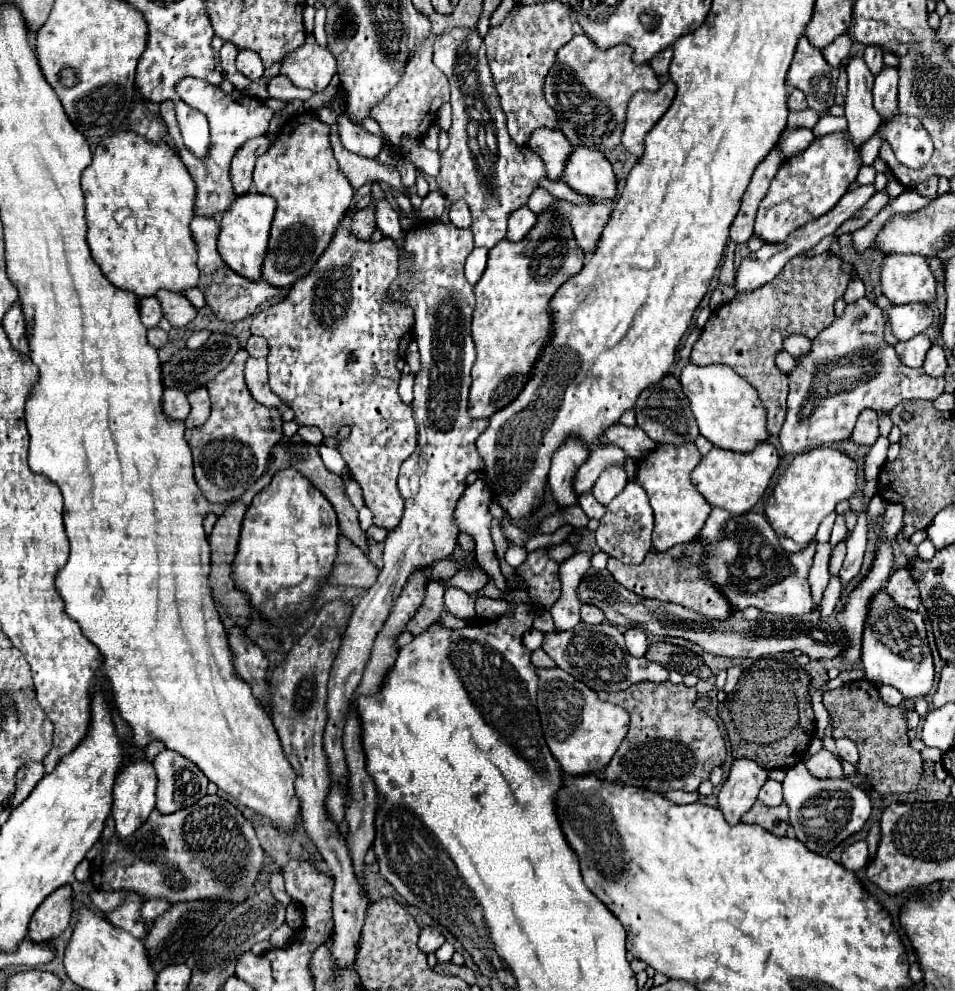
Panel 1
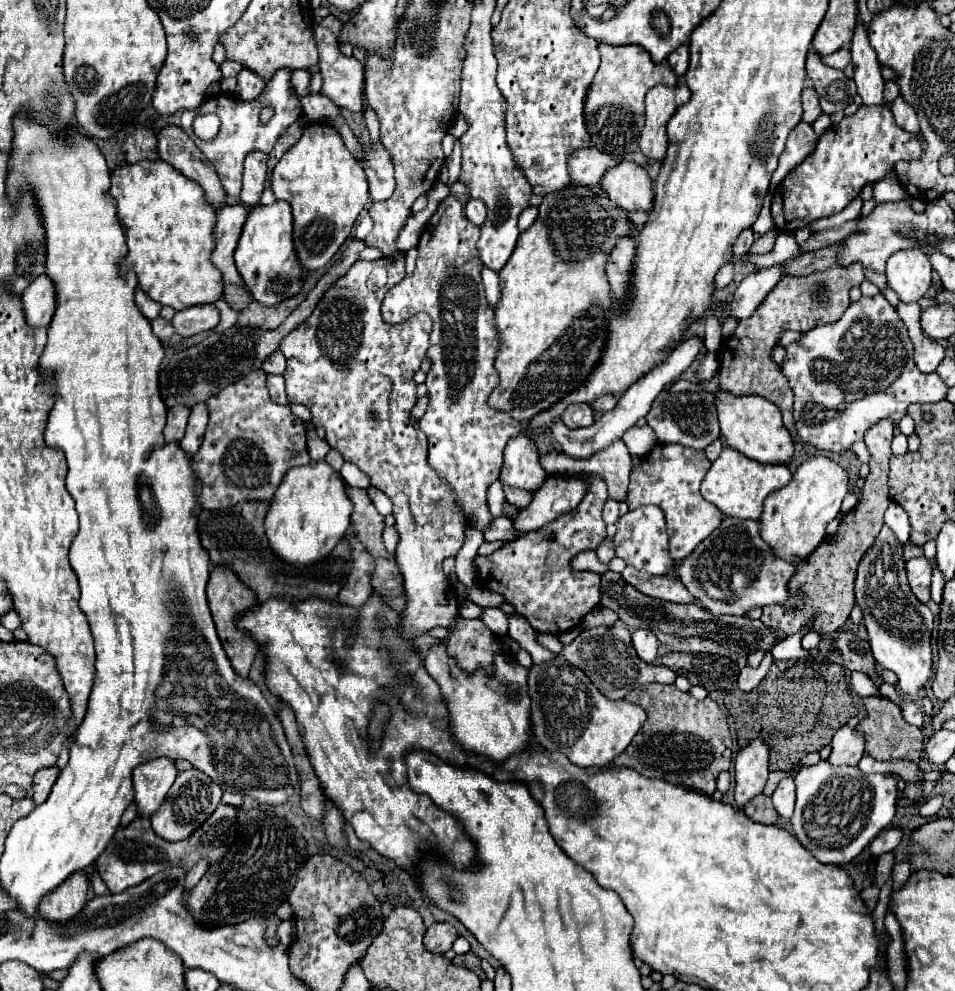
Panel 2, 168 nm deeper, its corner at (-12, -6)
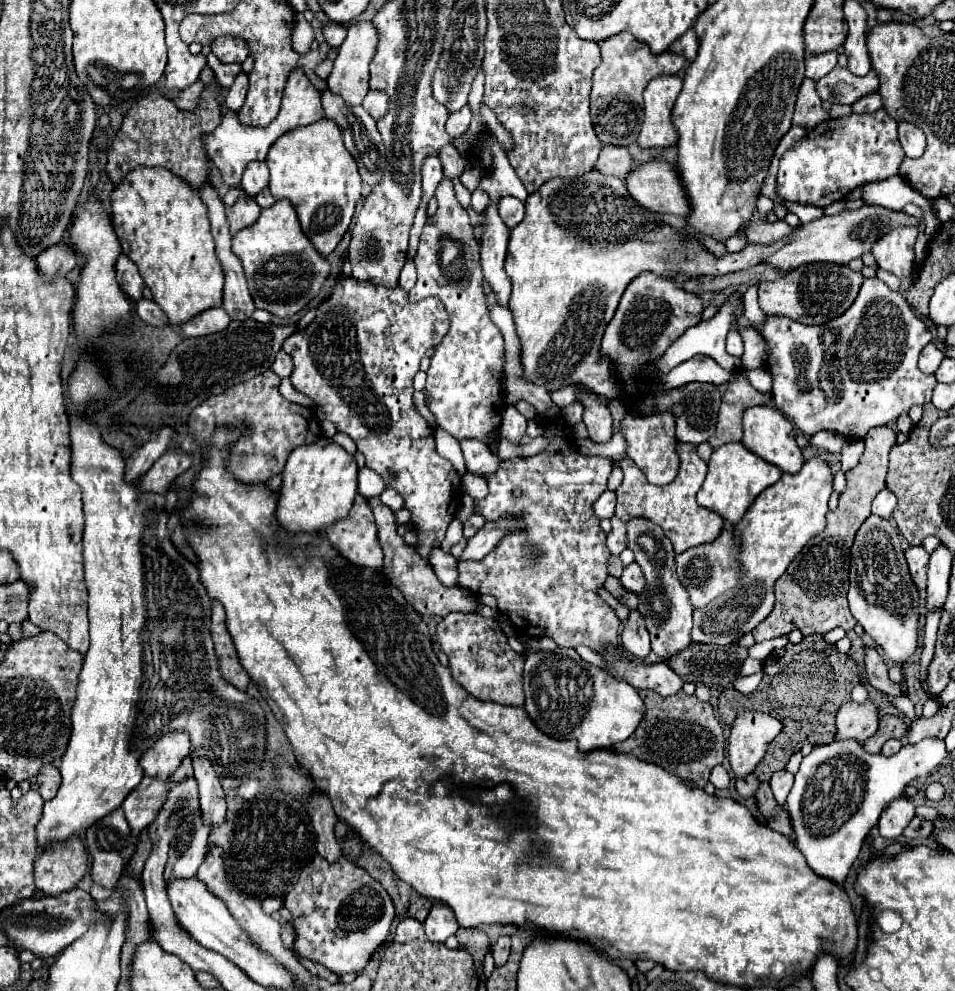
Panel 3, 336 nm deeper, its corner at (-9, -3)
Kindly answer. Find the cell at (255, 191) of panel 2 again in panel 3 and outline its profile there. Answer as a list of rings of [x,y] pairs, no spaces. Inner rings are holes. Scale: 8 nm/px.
[[[249,162],[241,180],[241,188],[247,196],[255,198],[269,184],[269,168],[267,162]]]

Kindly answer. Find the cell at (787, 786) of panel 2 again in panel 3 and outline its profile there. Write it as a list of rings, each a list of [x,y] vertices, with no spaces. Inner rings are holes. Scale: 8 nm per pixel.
[[[779,770],[779,772],[775,772],[771,776],[769,784],[771,784],[771,790],[773,790],[777,802],[779,804],[785,804],[785,798],[787,798],[791,786],[793,786],[793,774],[787,772],[787,770]]]

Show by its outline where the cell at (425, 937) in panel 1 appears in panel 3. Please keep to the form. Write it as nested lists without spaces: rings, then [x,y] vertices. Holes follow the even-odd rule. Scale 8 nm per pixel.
[[[435,904],[431,908],[427,920],[423,922],[423,926],[425,926],[429,940],[433,940],[433,942],[445,942],[449,936],[453,936],[459,930],[453,910],[445,904]]]

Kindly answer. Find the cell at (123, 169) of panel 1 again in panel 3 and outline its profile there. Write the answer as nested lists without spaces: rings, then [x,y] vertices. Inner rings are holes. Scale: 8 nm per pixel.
[[[141,166],[131,172],[111,194],[113,208],[113,228],[121,242],[123,252],[137,264],[143,282],[149,286],[153,300],[167,314],[169,324],[181,326],[201,314],[203,310],[223,304],[223,282],[225,272],[215,254],[215,240],[211,236],[211,224],[207,216],[207,206],[183,180],[177,180],[165,168]]]

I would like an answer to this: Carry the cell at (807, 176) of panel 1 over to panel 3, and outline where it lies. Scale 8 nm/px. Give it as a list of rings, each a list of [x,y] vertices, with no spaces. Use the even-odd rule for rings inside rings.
[[[879,110],[877,116],[851,114],[849,118],[843,118],[843,120],[821,122],[783,154],[779,164],[779,176],[777,176],[777,192],[789,202],[801,202],[801,204],[813,204],[813,206],[825,208],[831,202],[845,198],[857,186],[887,180],[899,174],[899,166],[903,158],[905,158],[905,152],[897,140],[897,122],[889,118],[887,112],[883,110]]]

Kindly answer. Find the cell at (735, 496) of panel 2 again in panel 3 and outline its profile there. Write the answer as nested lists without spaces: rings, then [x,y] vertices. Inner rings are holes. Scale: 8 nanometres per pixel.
[[[741,442],[735,444],[723,444],[719,448],[713,450],[711,460],[707,462],[709,470],[707,470],[707,478],[701,486],[701,490],[697,492],[697,504],[717,512],[723,520],[735,524],[743,518],[745,510],[753,504],[753,500],[771,484],[775,484],[781,478],[781,470],[769,462],[765,462],[763,458],[759,458],[757,454],[749,452]]]

